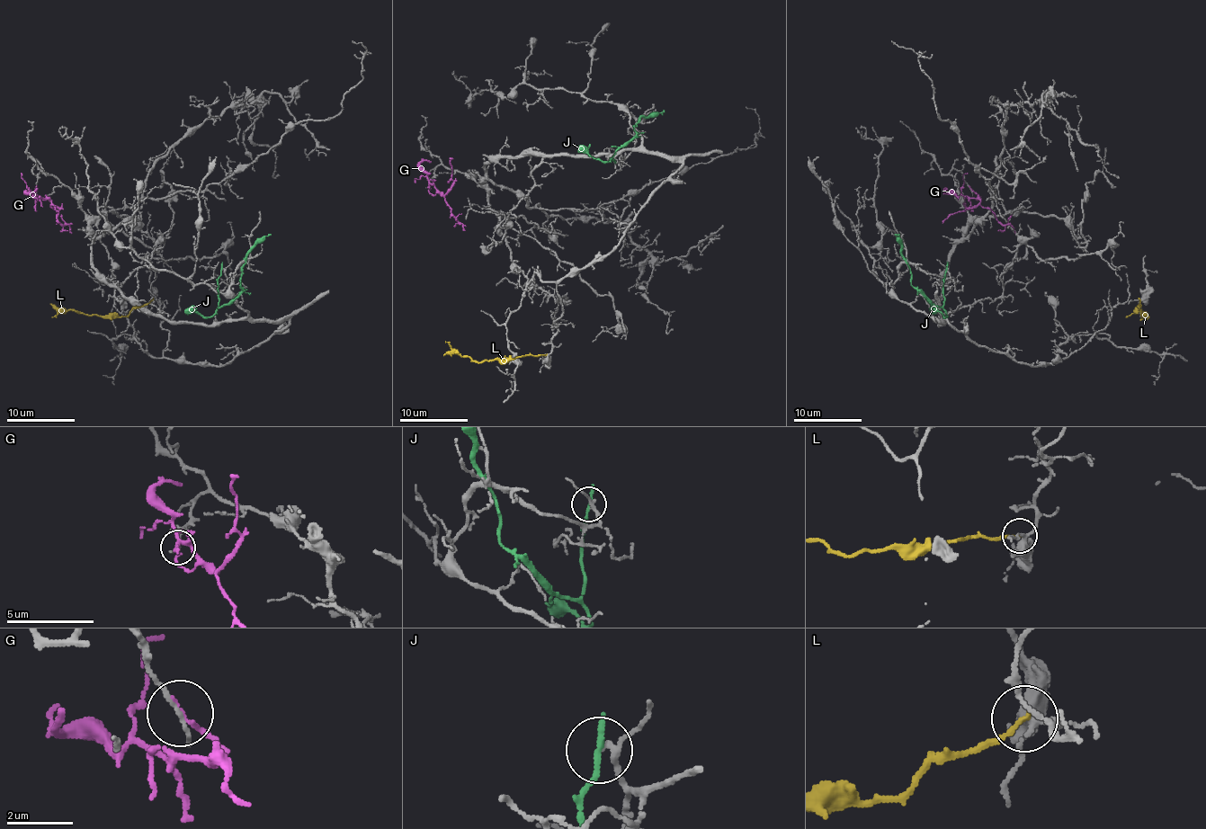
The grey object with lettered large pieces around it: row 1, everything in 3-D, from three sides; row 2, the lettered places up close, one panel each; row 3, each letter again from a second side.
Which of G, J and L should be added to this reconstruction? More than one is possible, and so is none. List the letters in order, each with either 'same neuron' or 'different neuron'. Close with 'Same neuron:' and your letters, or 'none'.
G: different neuron
J: different neuron
L: different neuron
Same neuron: none

